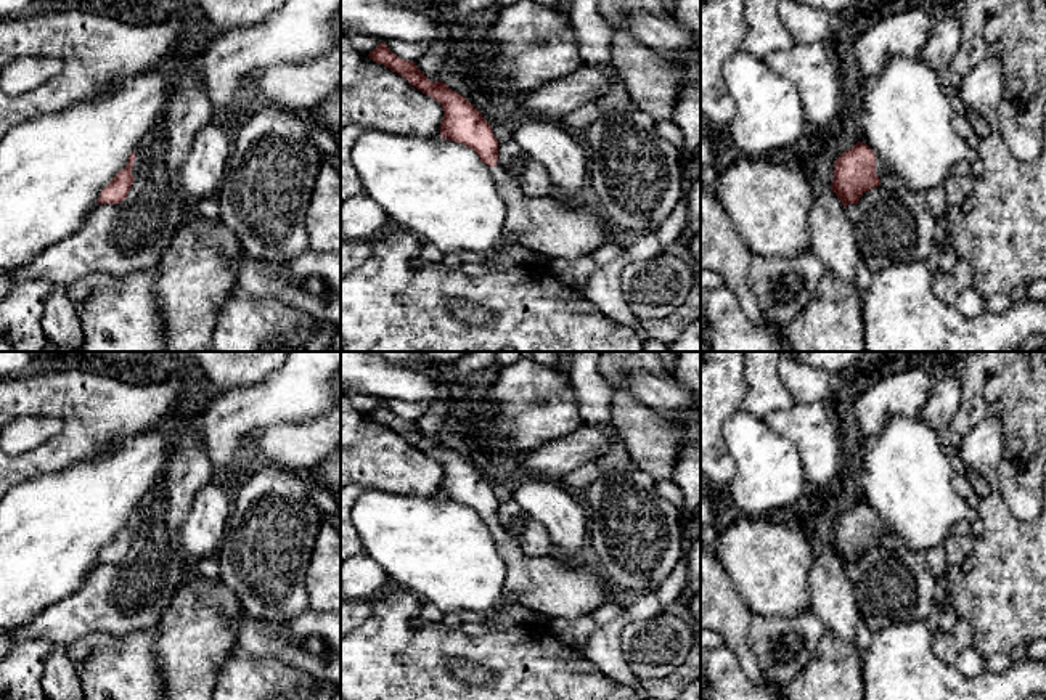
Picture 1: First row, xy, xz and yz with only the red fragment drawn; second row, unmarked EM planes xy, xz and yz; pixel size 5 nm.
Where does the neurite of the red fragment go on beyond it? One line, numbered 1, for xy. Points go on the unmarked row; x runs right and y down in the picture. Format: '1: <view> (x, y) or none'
1: xy (137, 524)

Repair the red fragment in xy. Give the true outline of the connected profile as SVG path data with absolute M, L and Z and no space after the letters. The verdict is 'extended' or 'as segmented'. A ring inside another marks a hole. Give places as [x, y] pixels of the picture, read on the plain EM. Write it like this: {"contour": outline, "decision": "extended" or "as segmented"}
{"contour": "M135 509L133 512L130 512L127 525L122 530L119 530L114 535L114 538L108 543L108 546L103 547L103 551L100 552L98 565L122 562L127 557L140 527L141 515L138 509Z", "decision": "extended"}

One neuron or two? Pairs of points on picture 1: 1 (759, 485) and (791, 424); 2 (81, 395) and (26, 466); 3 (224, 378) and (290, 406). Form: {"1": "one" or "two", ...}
{"1": "two", "2": "one", "3": "two"}

